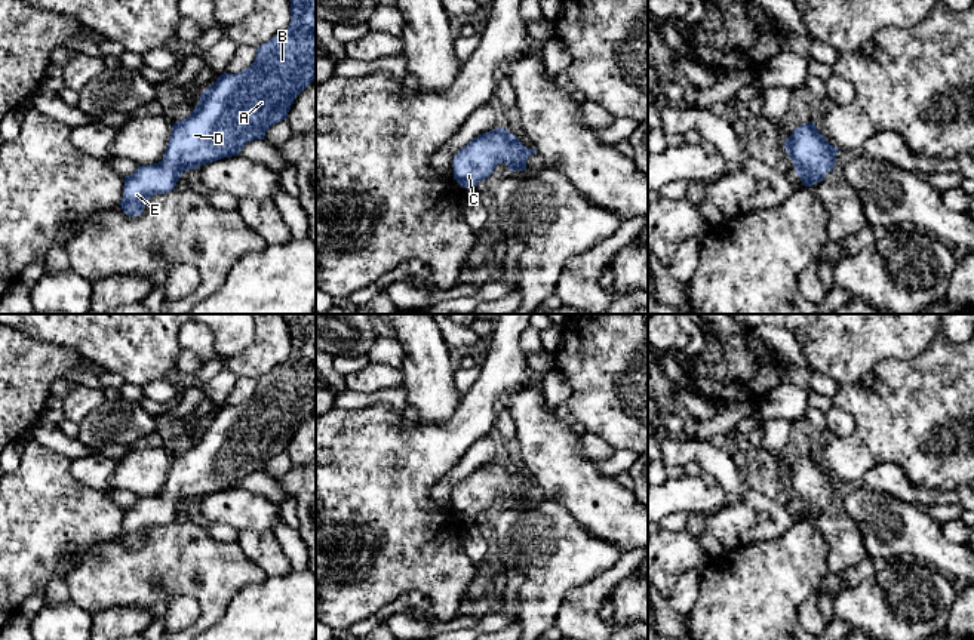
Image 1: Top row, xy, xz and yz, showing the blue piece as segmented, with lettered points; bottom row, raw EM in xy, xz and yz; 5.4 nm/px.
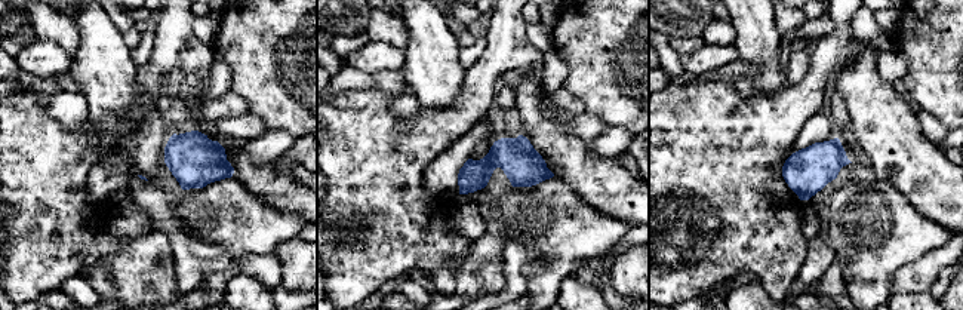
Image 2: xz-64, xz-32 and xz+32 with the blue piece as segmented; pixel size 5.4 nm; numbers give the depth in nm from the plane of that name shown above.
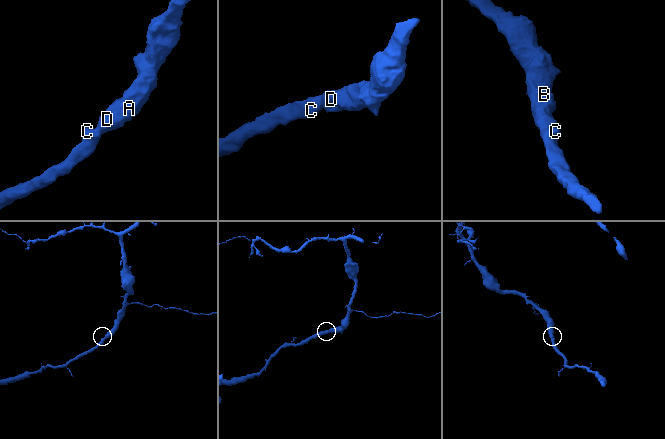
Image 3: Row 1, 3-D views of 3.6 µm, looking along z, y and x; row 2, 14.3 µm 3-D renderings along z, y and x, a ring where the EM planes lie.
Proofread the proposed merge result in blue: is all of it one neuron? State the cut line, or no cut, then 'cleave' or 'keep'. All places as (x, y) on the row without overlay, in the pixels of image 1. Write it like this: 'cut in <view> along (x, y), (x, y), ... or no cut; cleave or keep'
no cut; keep

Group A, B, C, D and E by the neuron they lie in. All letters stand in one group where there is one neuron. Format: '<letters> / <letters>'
A B C D E

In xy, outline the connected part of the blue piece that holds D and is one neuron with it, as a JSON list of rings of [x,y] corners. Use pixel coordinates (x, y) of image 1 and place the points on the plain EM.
[[[282,314],[291,333],[289,359],[256,379],[256,390],[251,399],[240,404],[221,406],[199,431],[191,446],[172,456],[172,467],[168,474],[163,492],[150,498],[138,498],[132,507],[125,508],[123,530],[119,535],[127,548],[138,548],[144,544],[145,535],[156,526],[175,521],[181,507],[190,501],[240,486],[242,480],[254,471],[264,471],[265,464],[276,455],[286,452],[295,430],[316,409],[316,314]]]

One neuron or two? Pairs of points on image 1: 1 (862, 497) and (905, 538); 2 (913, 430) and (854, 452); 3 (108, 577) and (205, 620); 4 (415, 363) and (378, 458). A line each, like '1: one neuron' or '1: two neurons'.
1: one neuron
2: one neuron
3: one neuron
4: two neurons

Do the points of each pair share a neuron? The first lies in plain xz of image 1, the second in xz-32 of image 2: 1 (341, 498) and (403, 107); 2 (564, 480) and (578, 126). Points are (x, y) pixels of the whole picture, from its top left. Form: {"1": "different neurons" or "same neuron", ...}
{"1": "different neurons", "2": "different neurons"}

